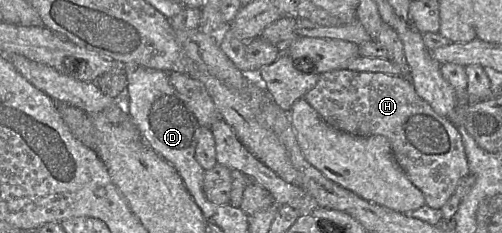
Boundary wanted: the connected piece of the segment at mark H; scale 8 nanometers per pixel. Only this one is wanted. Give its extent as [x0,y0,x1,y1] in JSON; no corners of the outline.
[303,69,469,209]

